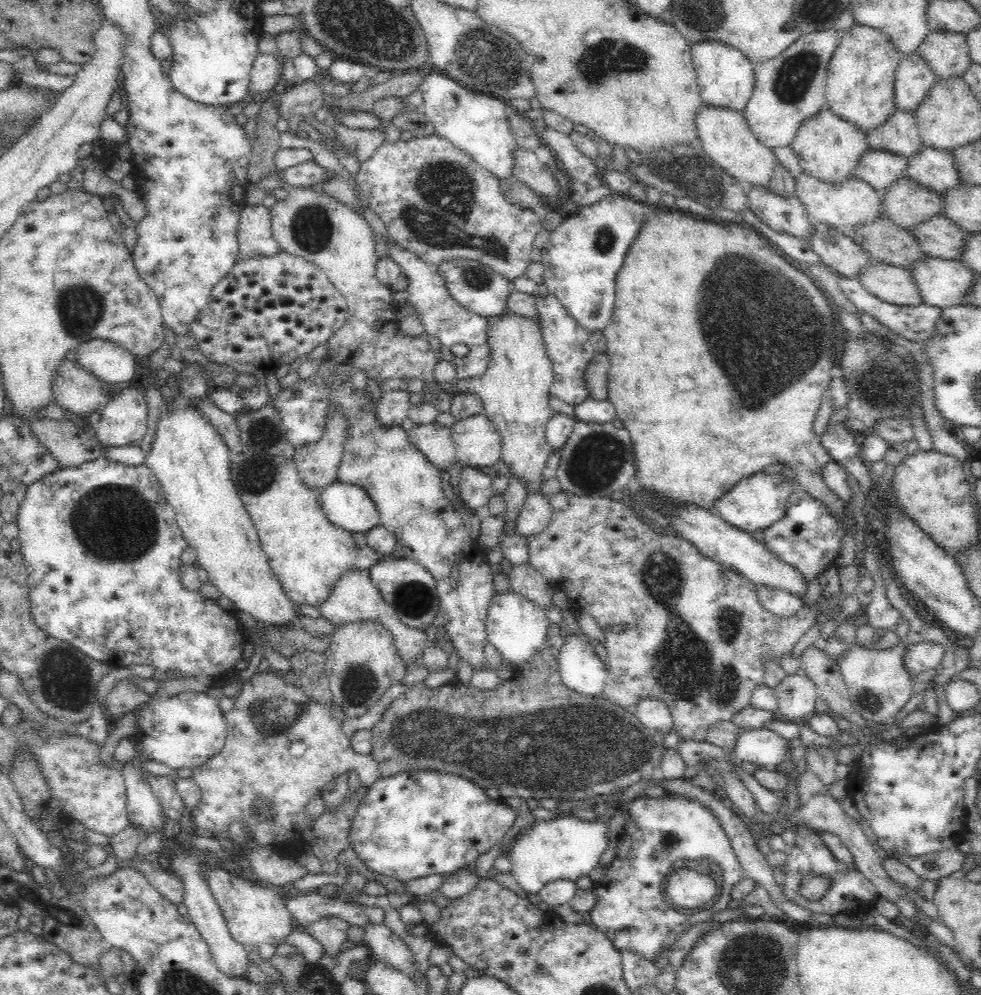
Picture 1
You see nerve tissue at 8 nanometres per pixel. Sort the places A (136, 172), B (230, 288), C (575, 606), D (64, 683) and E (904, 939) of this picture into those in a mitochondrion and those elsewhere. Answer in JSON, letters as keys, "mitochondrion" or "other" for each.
{"A":"other","B":"other","C":"other","D":"mitochondrion","E":"other"}

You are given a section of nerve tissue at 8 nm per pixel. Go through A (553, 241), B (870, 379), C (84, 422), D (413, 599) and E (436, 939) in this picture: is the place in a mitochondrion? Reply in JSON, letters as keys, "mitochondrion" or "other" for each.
{"A":"other","B":"mitochondrion","C":"other","D":"mitochondrion","E":"other"}

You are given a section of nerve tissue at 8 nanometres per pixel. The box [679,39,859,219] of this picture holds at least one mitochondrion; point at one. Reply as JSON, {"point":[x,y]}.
{"point":[795,76]}

